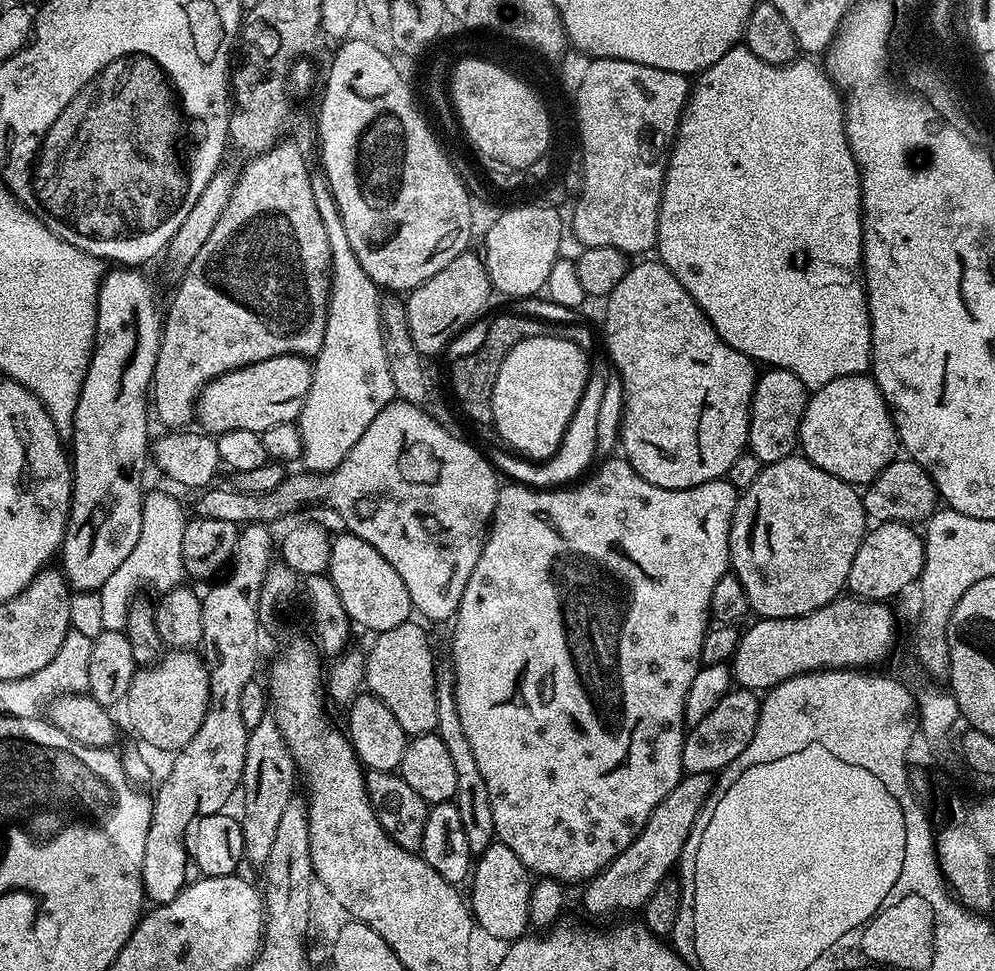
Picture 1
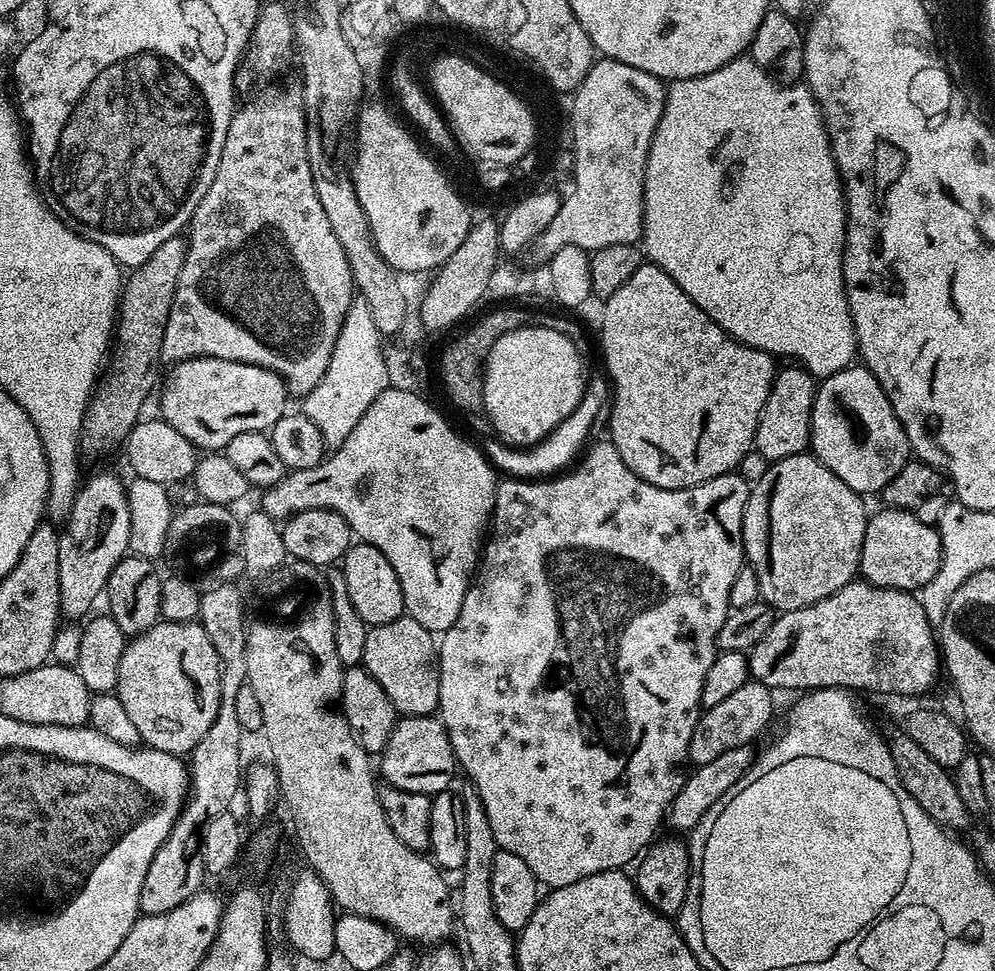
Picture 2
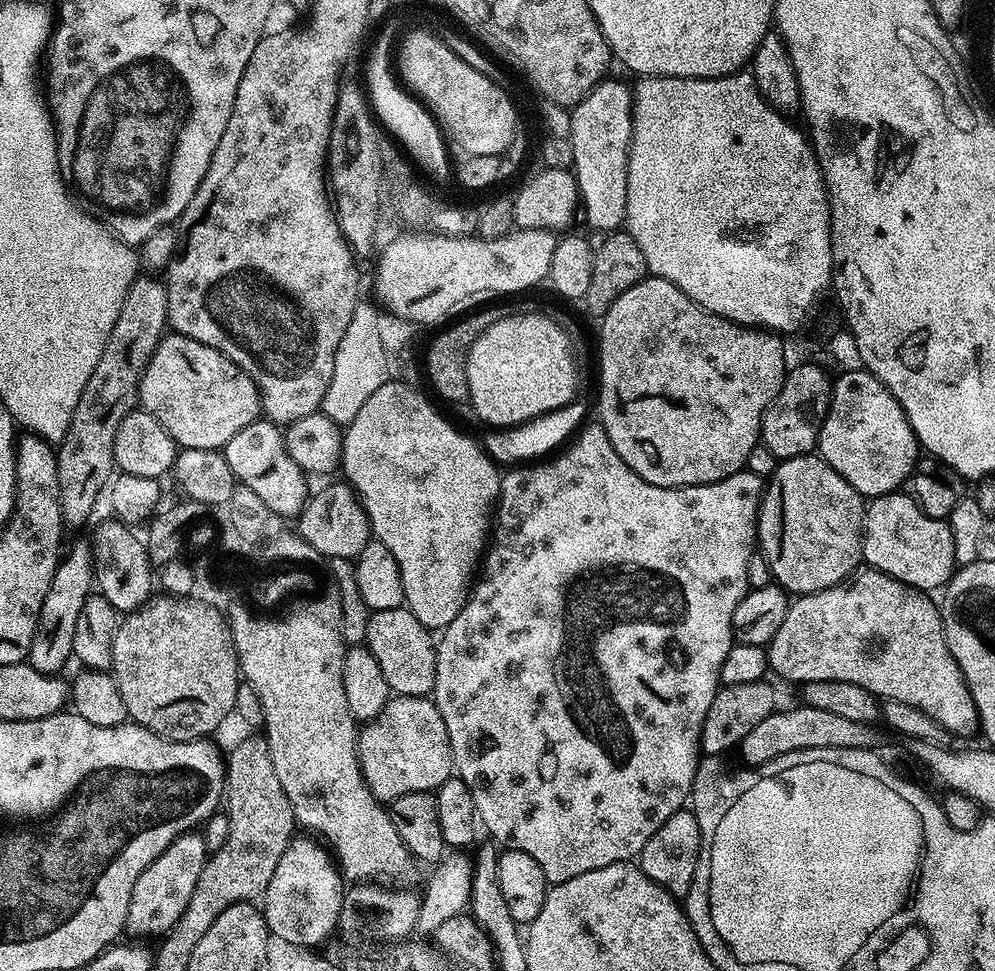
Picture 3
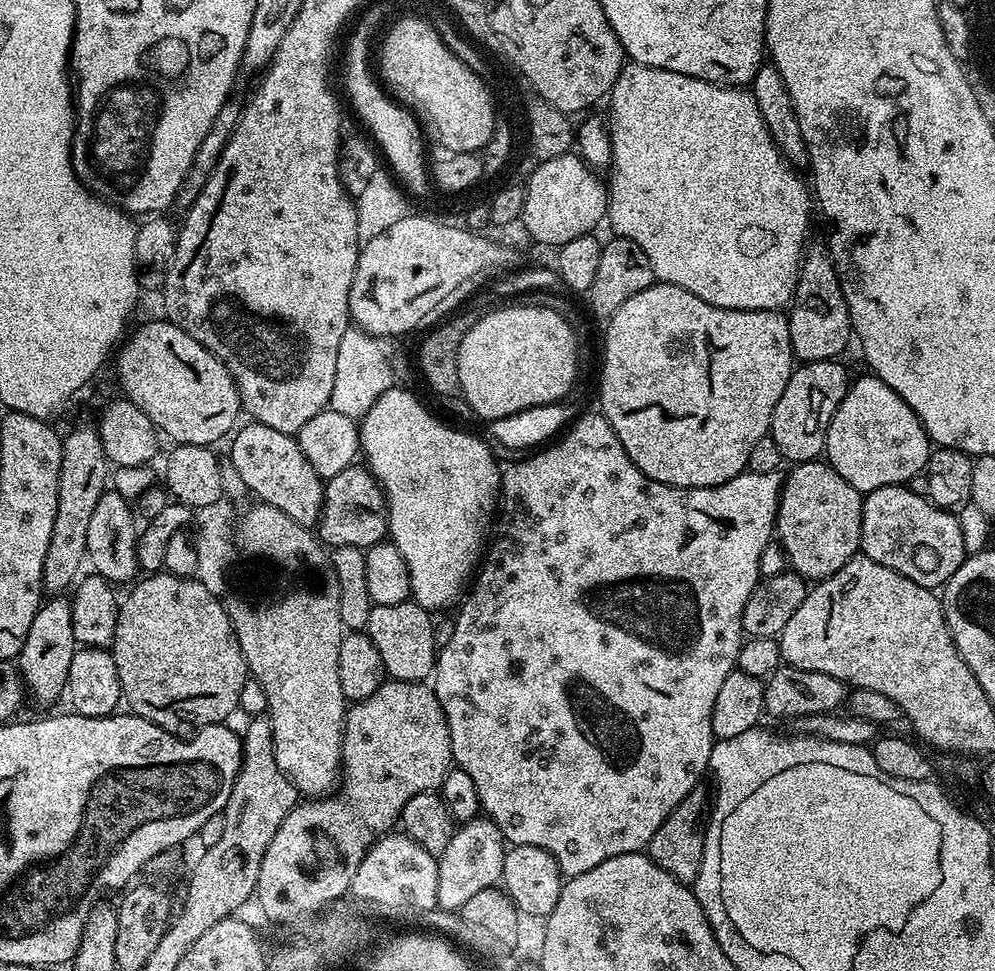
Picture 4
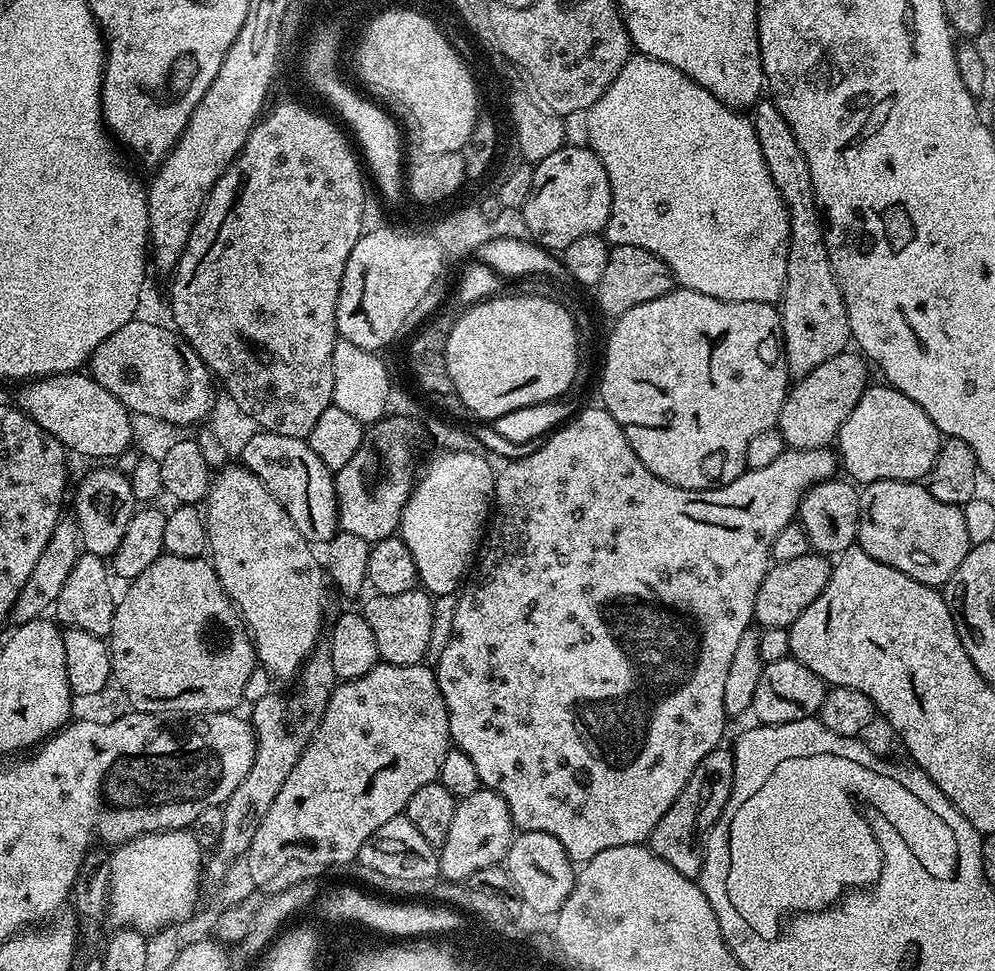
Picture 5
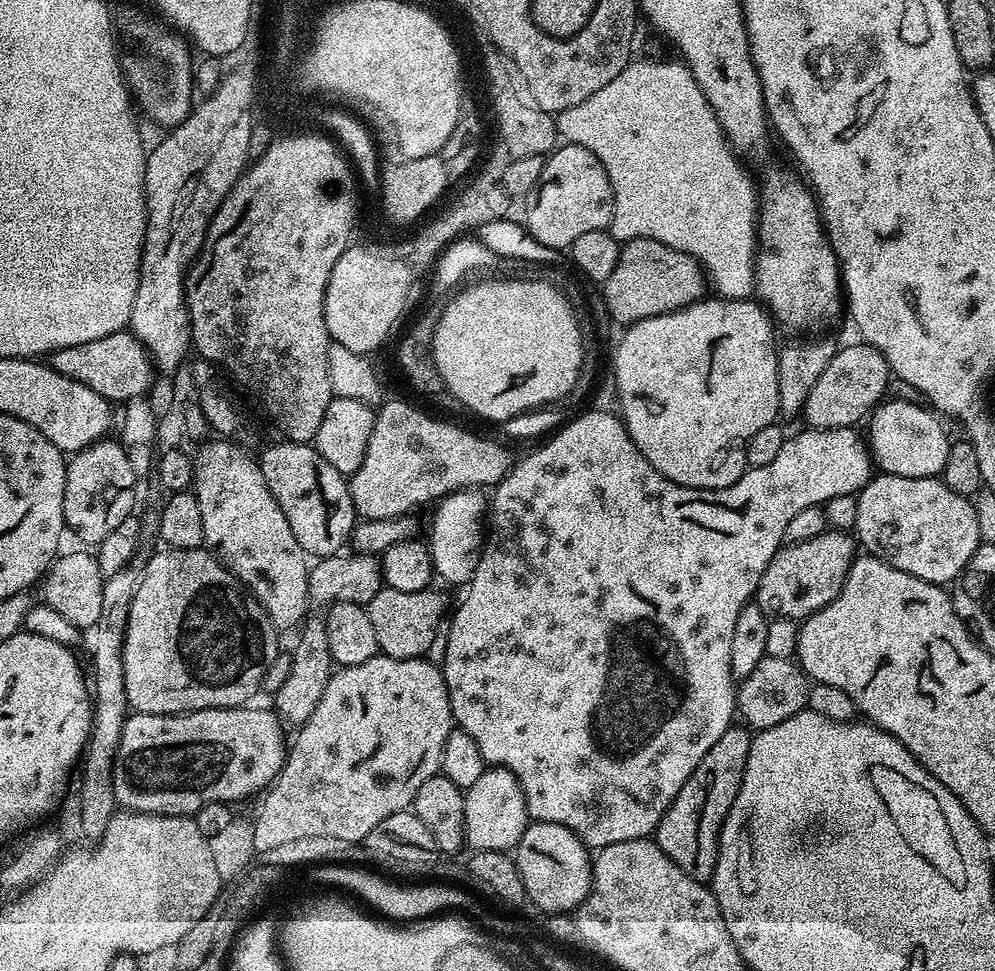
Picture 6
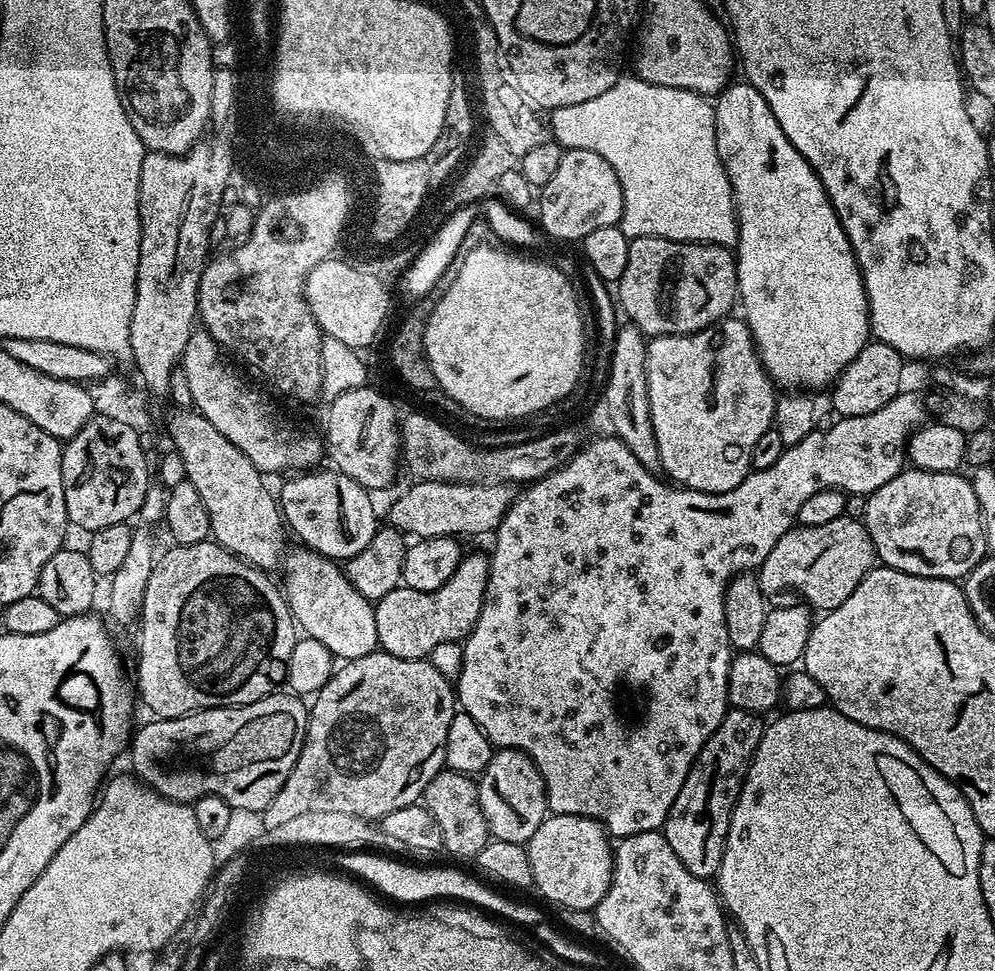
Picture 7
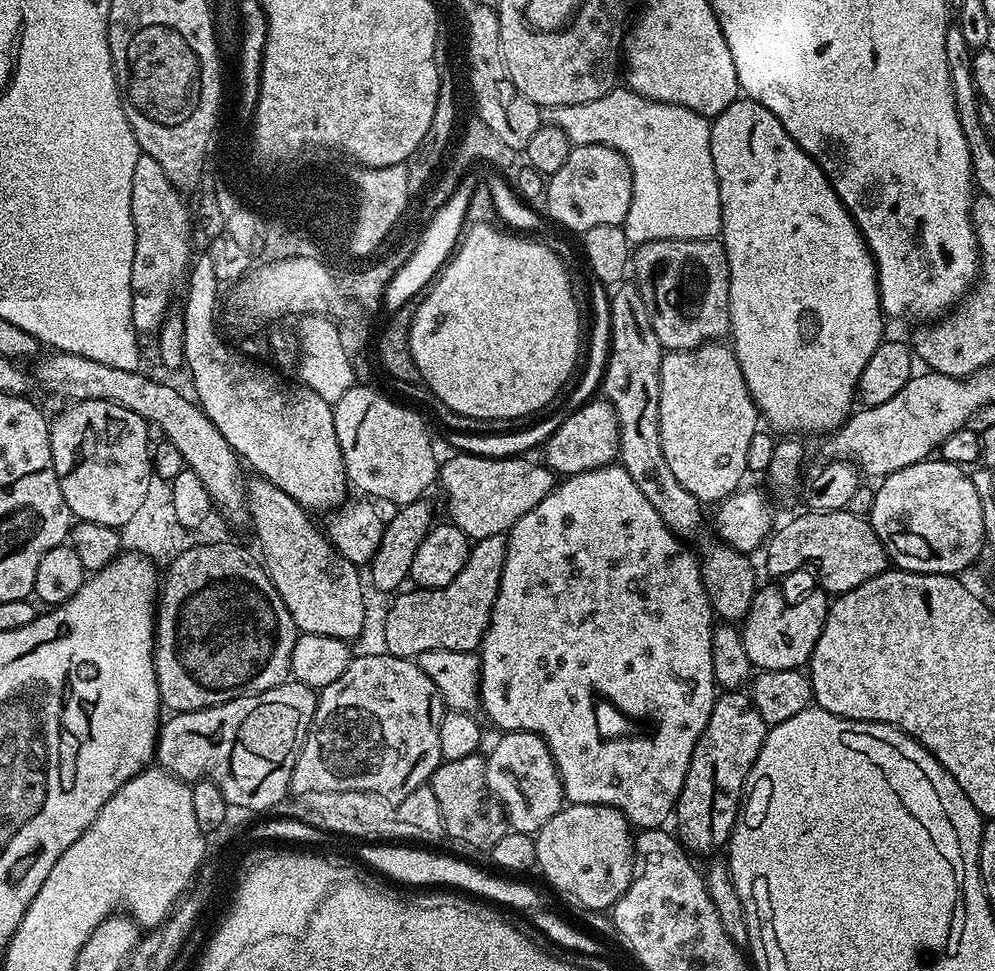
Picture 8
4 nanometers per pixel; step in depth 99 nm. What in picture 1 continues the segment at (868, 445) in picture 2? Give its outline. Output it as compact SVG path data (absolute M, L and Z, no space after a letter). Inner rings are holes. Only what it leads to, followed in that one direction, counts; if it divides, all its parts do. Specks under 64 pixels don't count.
M861 374L834 378L834 382L826 382L826 386L815 389L809 395L800 423L798 448L807 460L814 462L814 466L842 478L847 484L866 486L890 461L897 459L902 445L900 436L896 433L896 424L892 421L892 410L888 407L882 390L871 375Z

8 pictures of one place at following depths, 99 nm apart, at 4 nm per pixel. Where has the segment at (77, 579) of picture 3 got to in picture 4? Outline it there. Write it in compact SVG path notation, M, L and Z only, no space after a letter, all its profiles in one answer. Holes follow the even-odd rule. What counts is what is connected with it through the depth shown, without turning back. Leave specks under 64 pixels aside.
M48 598L43 601L30 622L30 634L26 634L24 645L18 657L20 675L24 677L24 687L36 700L48 704L61 699L68 682L70 658L77 650L72 625L72 601L68 598Z

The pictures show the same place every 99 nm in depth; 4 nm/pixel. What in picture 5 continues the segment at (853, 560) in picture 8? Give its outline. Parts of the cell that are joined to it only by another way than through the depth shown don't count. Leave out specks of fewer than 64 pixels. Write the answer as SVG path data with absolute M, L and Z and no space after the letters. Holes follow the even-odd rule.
M809 550L800 558L773 563L768 569L766 578L762 578L762 586L758 586L758 598L754 598L754 620L761 629L792 627L792 623L826 590L828 579L832 573L829 557Z

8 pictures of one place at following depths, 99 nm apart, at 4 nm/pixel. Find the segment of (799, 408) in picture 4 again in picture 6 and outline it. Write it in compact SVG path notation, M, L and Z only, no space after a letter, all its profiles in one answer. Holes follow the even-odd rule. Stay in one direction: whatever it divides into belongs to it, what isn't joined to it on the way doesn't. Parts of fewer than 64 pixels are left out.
M855 342L837 347L834 358L822 370L802 413L803 423L810 428L850 428L867 421L873 408L889 395L890 373L886 358L868 344Z

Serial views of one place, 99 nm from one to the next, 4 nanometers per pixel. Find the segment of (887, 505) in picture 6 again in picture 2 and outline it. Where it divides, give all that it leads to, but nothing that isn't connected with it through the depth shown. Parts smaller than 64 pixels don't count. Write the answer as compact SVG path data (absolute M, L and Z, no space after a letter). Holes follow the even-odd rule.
M884 506L881 509L881 512L873 511L868 517L866 534L862 542L859 575L876 588L897 588L903 592L915 593L926 587L934 578L938 573L939 563L942 562L943 548L937 529L901 508Z

